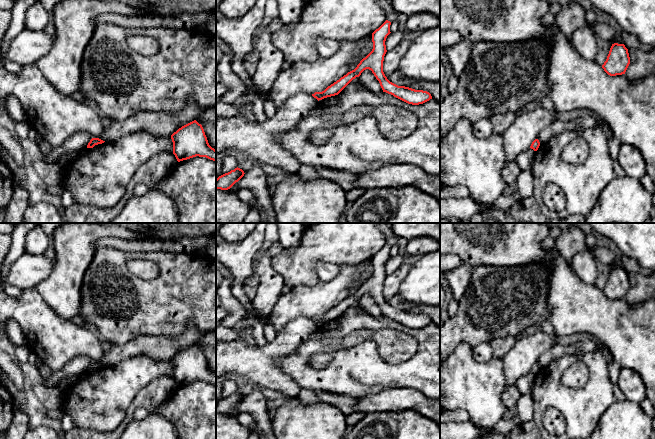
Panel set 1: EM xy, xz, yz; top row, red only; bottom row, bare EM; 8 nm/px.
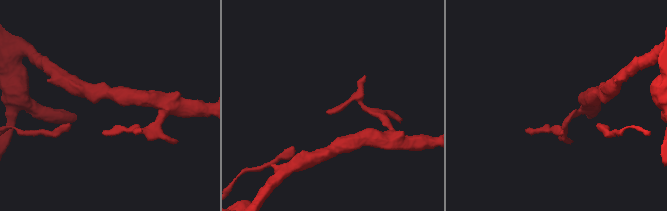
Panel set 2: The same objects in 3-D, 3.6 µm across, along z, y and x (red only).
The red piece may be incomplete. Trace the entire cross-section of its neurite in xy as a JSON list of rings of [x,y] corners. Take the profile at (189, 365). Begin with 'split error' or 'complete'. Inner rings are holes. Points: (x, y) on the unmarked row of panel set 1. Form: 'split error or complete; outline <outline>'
complete; outline [[[196,344],[179,352],[171,363],[173,378],[178,386],[196,380],[216,385],[216,374],[209,369],[202,349]]]

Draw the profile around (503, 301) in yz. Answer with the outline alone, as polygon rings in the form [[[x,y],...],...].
[[[543,263],[525,266],[474,267],[468,287],[458,301],[457,313],[440,324],[440,362],[446,359],[459,343],[465,342],[472,347],[483,342],[491,343],[498,338],[516,336],[531,325],[542,324],[549,320],[550,310],[547,301],[550,276],[549,267]]]

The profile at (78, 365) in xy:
[[[79,356],[73,358],[69,361],[62,371],[57,371],[51,373],[51,375],[44,379],[44,386],[49,388],[57,388],[58,384],[65,378],[69,376],[75,376],[87,371],[88,367],[92,363],[92,360],[85,356]]]

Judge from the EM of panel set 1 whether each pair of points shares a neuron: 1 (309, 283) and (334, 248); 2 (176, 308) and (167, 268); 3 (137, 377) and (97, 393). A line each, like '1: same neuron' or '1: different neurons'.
1: same neuron
2: same neuron
3: same neuron

